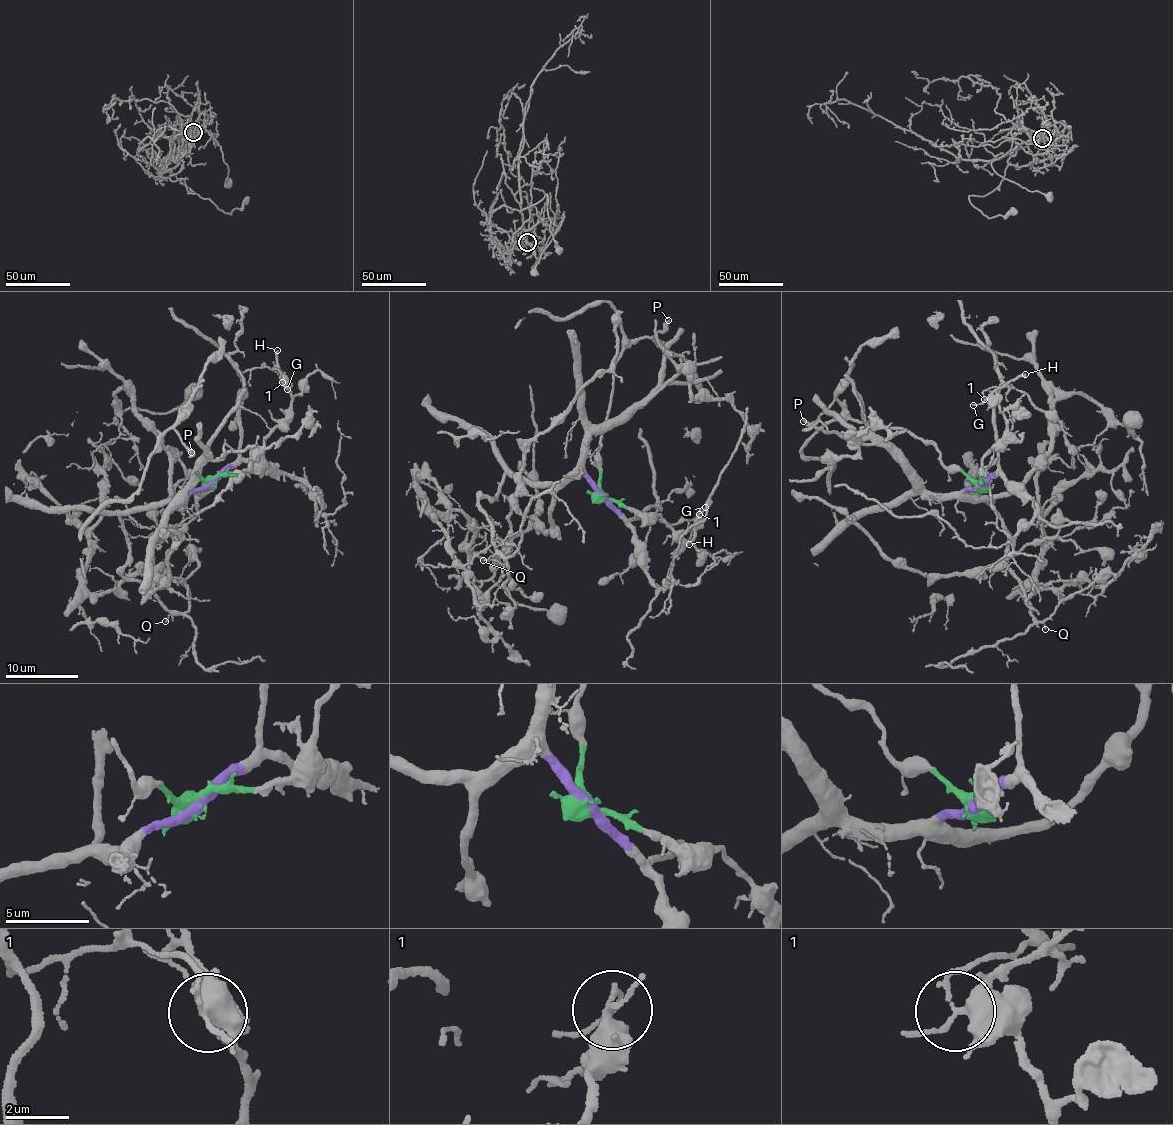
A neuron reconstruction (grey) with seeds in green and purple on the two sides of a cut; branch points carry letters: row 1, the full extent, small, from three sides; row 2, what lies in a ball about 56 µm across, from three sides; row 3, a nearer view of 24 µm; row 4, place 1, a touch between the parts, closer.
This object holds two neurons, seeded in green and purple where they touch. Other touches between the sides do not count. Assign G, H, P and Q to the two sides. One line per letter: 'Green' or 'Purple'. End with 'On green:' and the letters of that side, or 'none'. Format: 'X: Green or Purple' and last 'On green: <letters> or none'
G: Green
H: Green
P: Green
Q: Purple
On green: G, H, P

